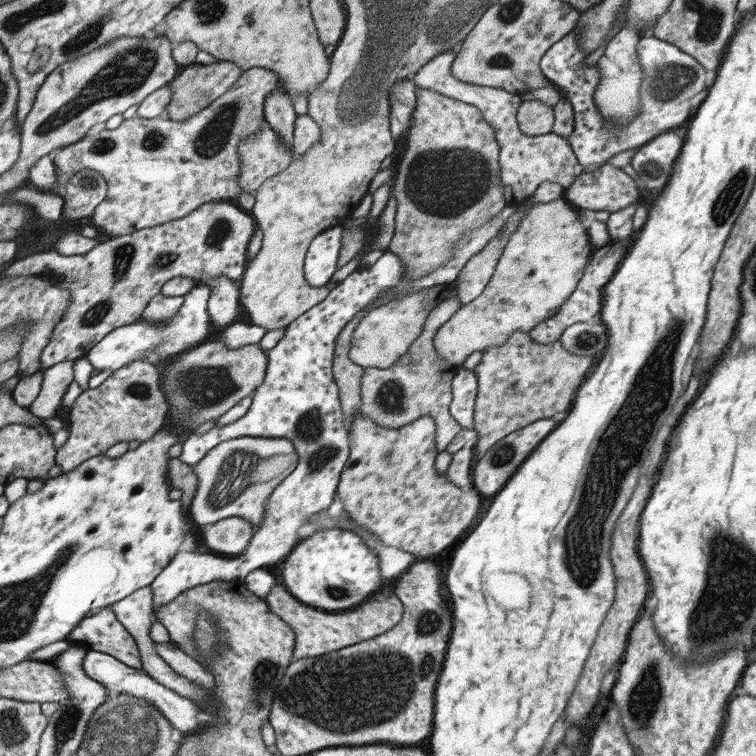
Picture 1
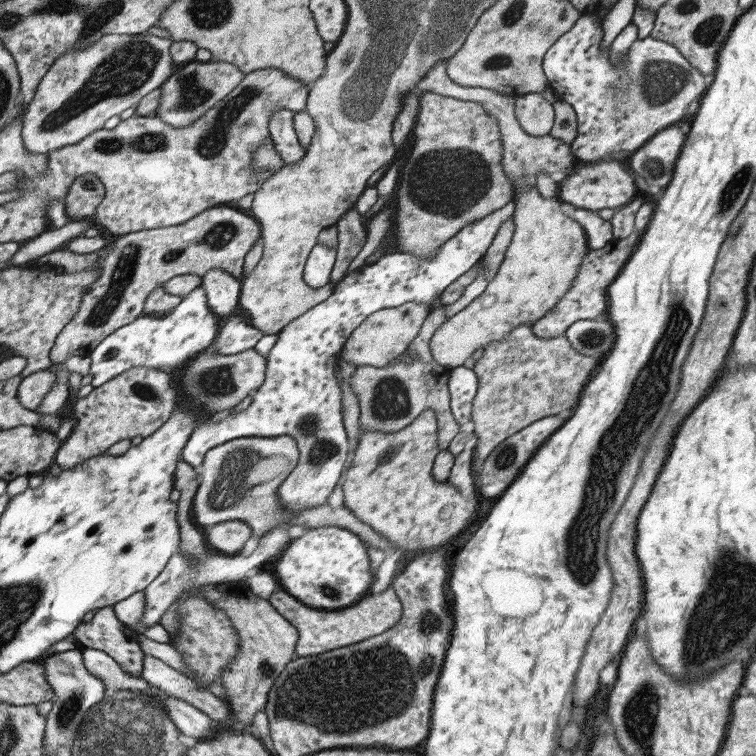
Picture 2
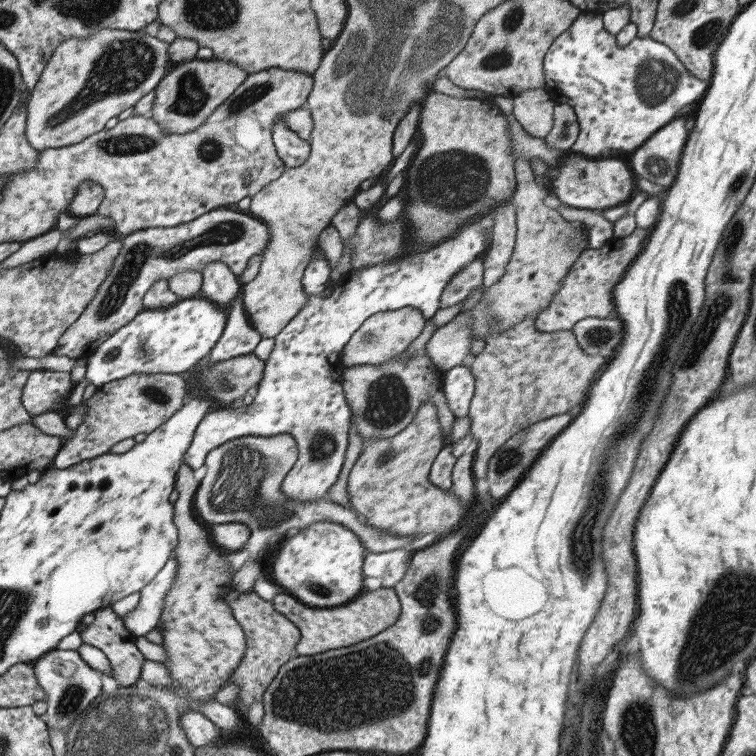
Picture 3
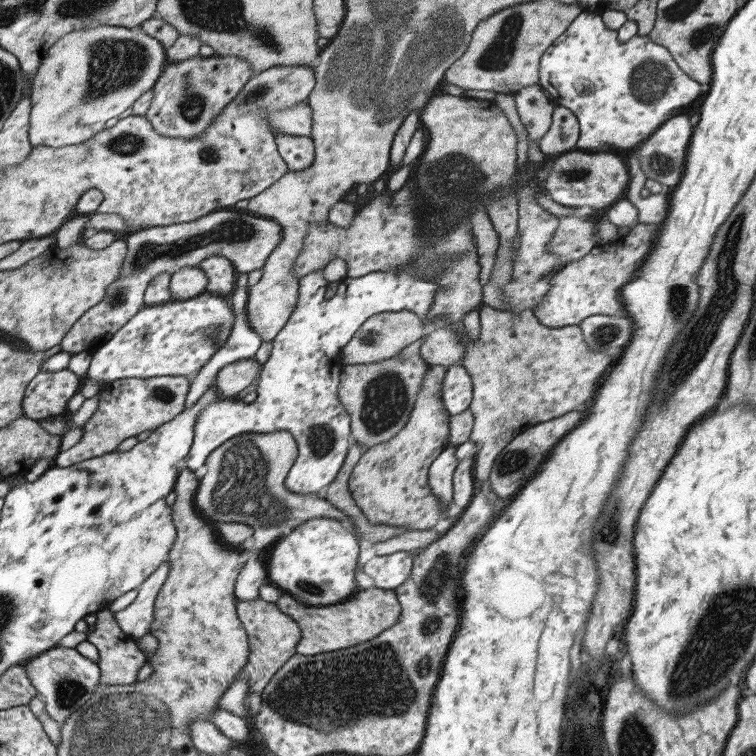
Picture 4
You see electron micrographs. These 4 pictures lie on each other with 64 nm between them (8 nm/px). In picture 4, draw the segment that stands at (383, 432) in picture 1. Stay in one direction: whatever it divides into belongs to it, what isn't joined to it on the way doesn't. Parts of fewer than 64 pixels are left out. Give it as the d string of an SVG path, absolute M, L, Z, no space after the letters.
M429 366L409 422L389 442L365 448L365 454L349 474L349 496L369 524L431 530L445 518L443 504L431 496L431 488L427 484L429 466L449 446L449 414L443 408L441 398L445 372L447 370L443 366Z

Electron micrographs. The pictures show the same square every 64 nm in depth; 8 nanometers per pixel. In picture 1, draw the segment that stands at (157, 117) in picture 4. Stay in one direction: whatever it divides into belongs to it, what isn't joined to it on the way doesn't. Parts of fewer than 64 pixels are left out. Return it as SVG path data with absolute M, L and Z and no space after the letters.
M219 60L209 66L191 64L191 66L183 68L183 72L179 72L179 76L175 76L175 80L171 84L167 84L173 90L173 96L171 96L171 104L167 106L165 118L181 122L181 120L187 120L189 116L195 116L197 112L207 108L213 100L217 100L223 92L227 92L227 88L231 88L231 84L235 84L235 80L239 78L241 72L243 70L239 66L235 66L233 62L219 62Z

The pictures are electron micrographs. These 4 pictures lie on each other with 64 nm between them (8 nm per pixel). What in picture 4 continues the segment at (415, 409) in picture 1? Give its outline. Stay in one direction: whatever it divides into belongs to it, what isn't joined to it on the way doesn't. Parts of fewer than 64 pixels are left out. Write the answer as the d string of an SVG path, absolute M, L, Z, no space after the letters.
M415 340L397 356L379 364L343 366L339 374L339 400L351 416L351 440L363 448L389 442L403 430L415 408L415 400L423 388L423 378L429 366L421 360L419 348L423 340Z

